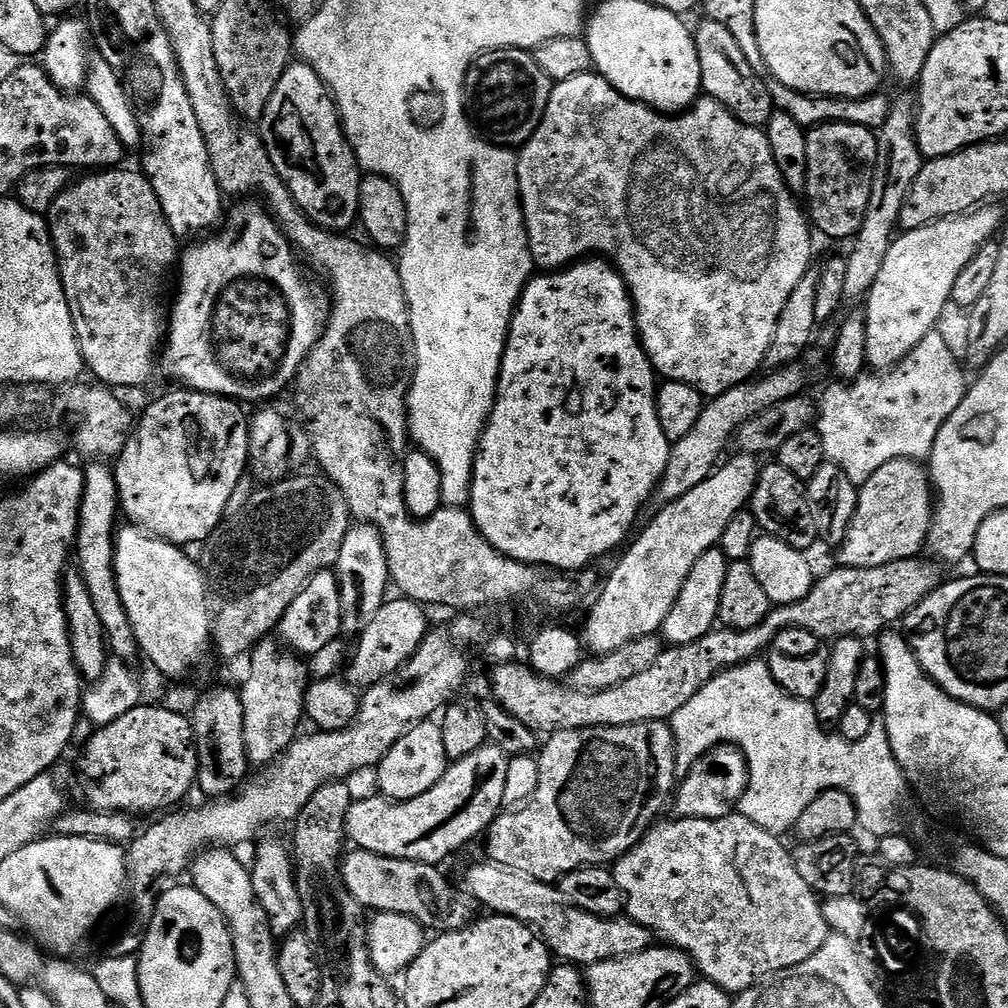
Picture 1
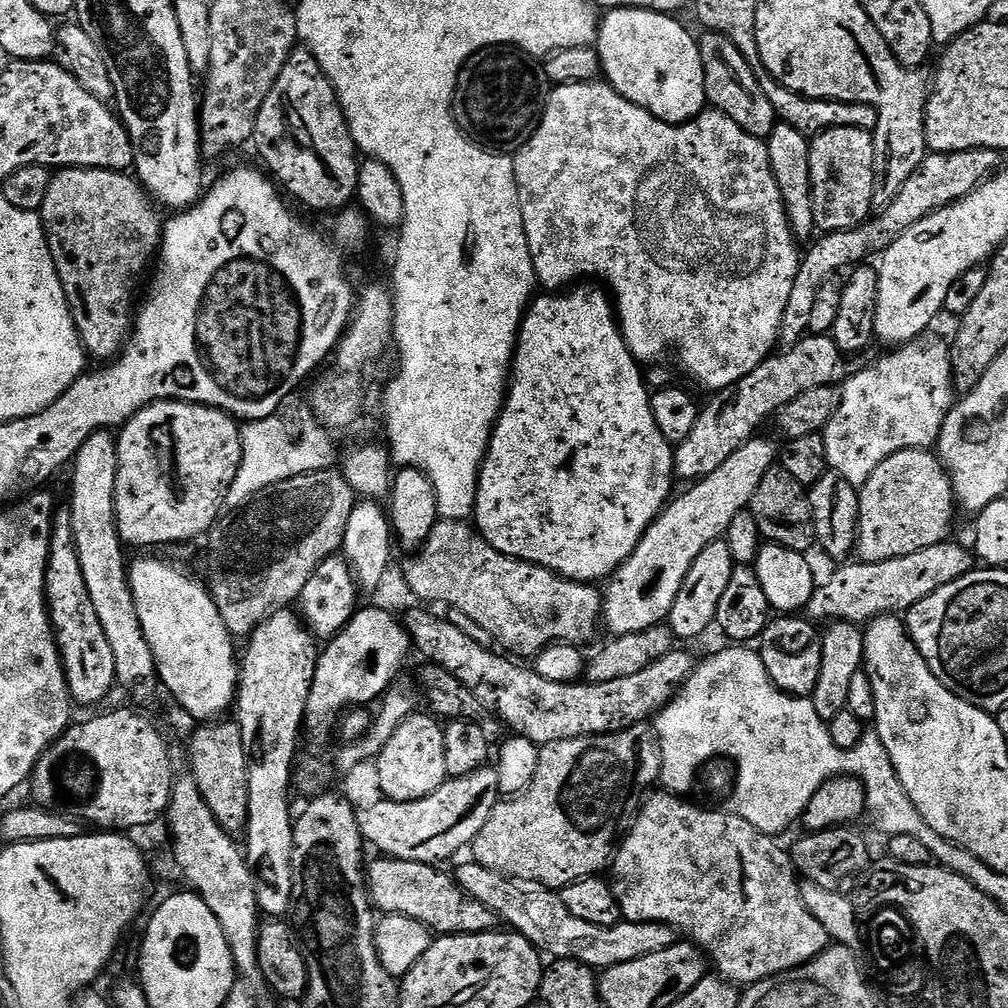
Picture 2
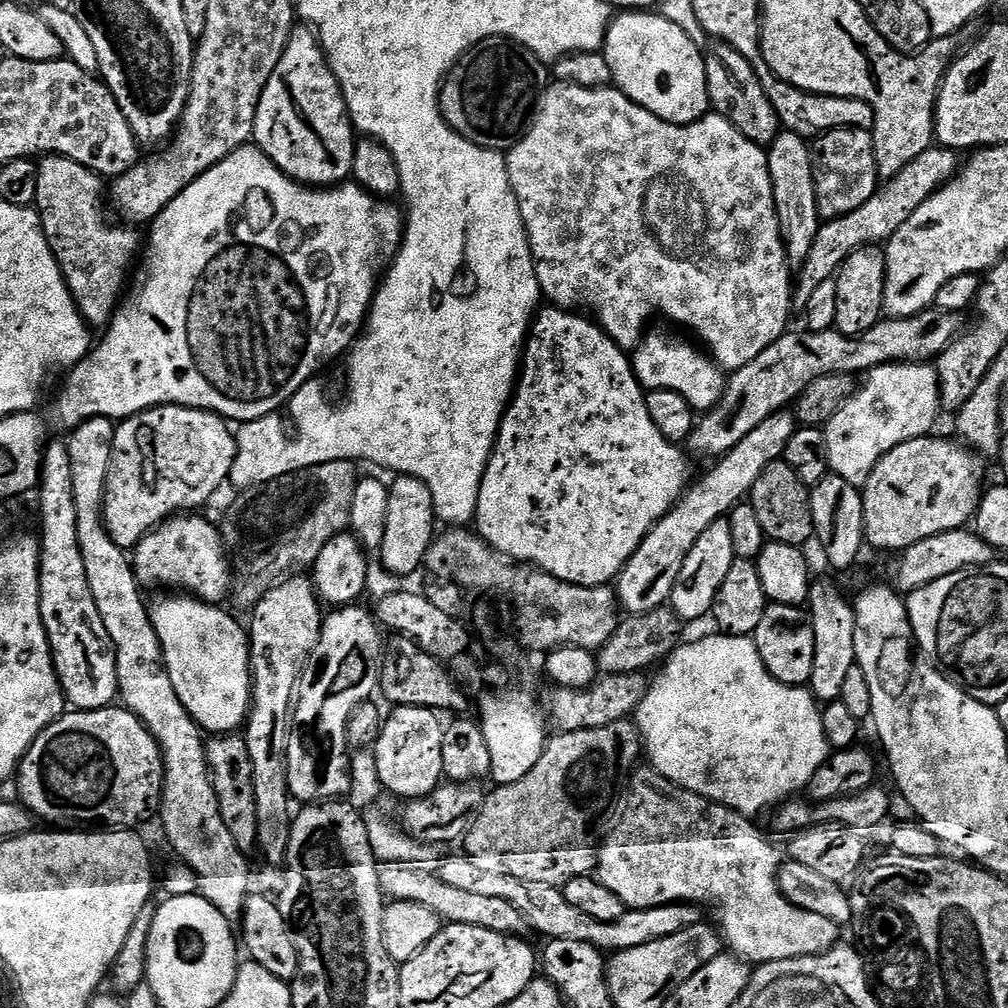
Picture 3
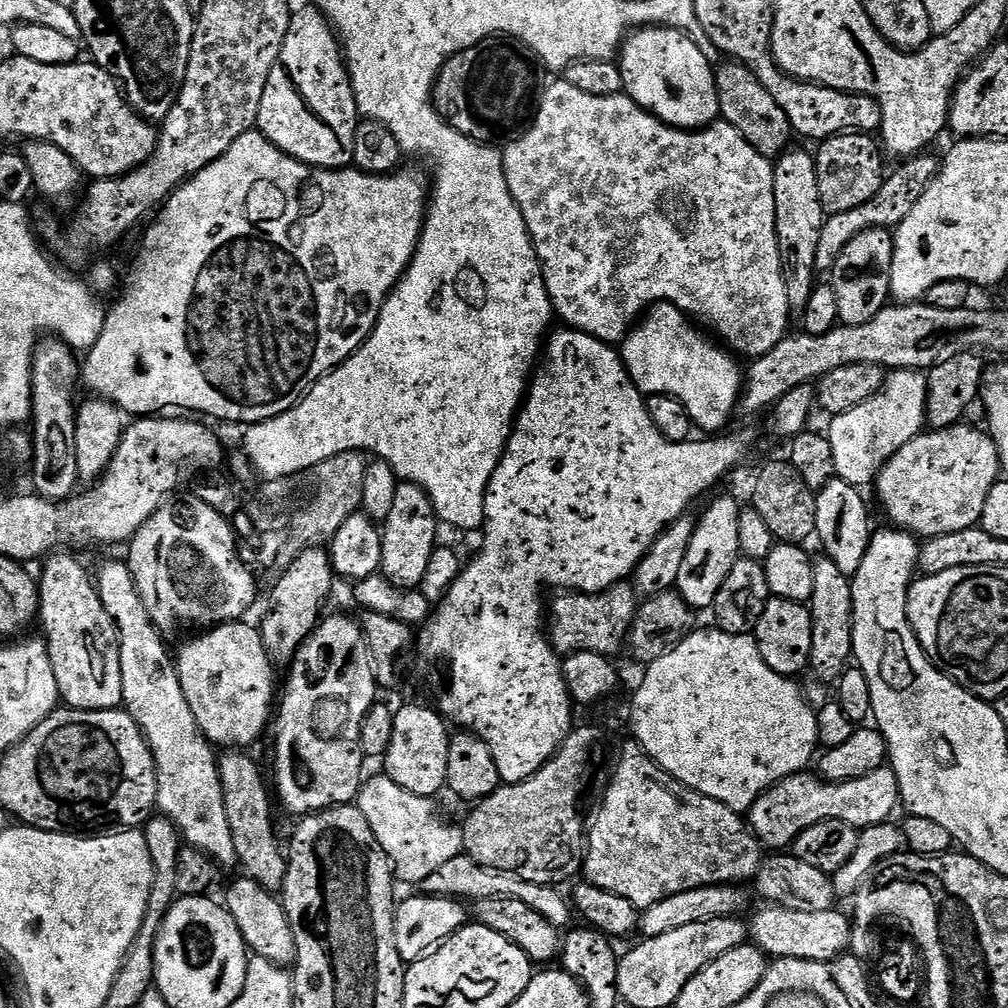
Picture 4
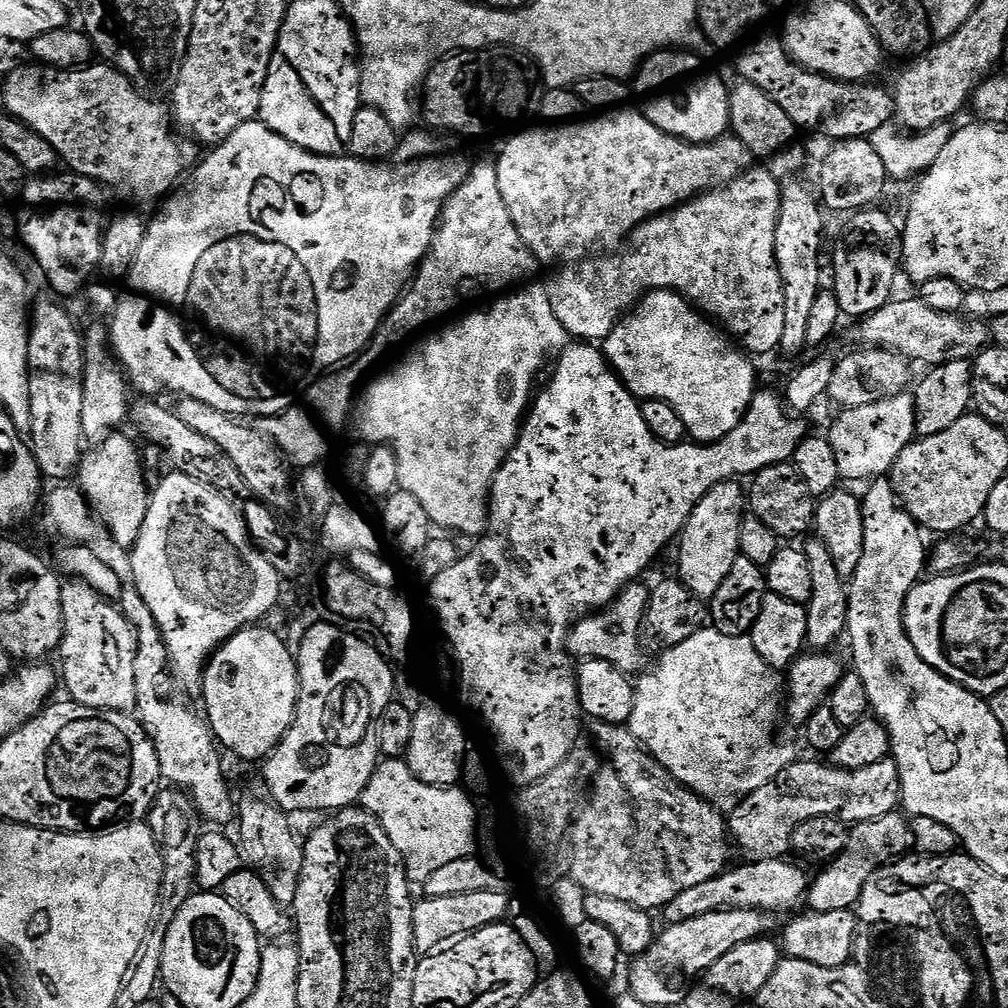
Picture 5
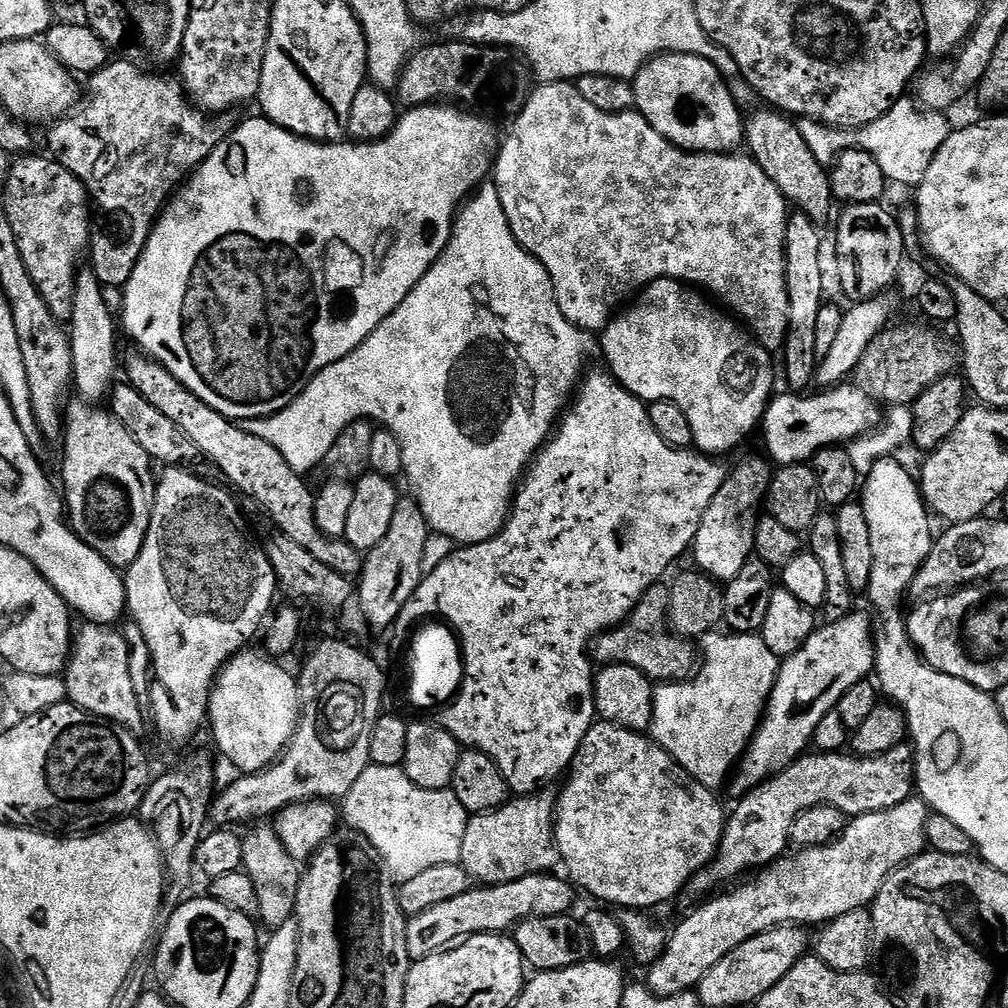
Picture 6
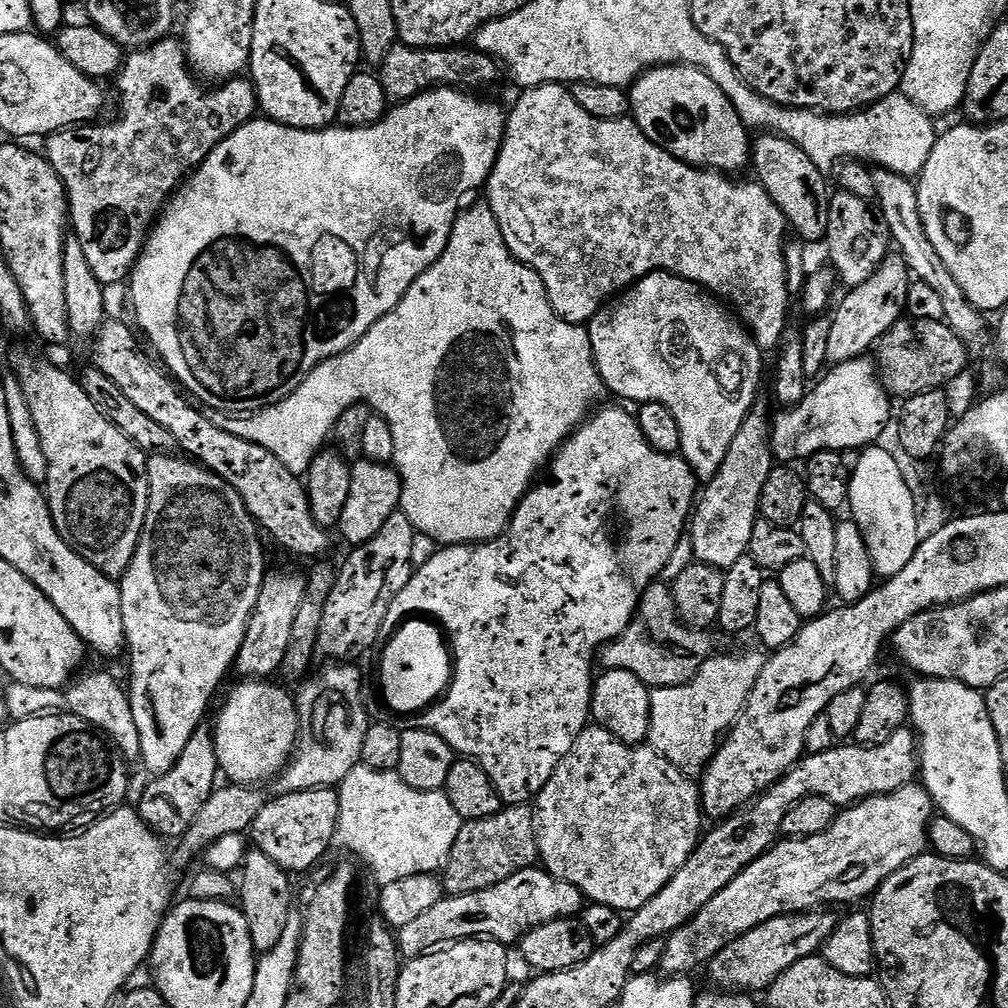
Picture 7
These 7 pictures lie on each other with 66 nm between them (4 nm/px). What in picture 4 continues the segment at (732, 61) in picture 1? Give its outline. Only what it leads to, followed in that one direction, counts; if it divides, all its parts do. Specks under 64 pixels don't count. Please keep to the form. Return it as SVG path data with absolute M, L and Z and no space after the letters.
M724 62L724 65L715 69L716 89L718 90L718 102L720 103L720 116L723 123L734 126L758 154L769 158L779 158L789 151L794 133L790 126L790 118L782 111L782 106L770 98L766 86L758 82L758 78L745 66L735 62Z

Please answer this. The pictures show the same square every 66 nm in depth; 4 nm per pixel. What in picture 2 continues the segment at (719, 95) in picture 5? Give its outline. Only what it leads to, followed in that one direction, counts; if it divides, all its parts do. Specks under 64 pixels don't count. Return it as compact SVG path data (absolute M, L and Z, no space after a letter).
M614 8L611 9L601 19L600 30L596 34L596 42L594 45L596 53L600 55L600 66L602 76L607 83L612 85L612 89L620 96L625 96L630 102L634 102L640 108L645 108L650 114L654 114L654 118L658 118L667 124L685 124L687 120L695 120L701 112L705 111L708 99L706 98L706 86L704 85L704 71L702 70L702 54L700 46L695 35L691 36L682 25L676 21L671 15L663 12L648 12L645 8Z

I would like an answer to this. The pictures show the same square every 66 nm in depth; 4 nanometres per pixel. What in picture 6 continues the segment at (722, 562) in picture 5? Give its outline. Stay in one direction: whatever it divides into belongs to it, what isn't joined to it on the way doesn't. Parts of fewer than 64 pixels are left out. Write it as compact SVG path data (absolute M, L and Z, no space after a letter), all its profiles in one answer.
M767 459L748 460L745 464L740 464L736 469L729 471L724 477L724 485L714 494L706 514L702 514L702 522L698 526L696 540L692 544L691 555L696 555L695 567L704 575L712 577L717 582L727 582L732 580L742 570L742 566L749 560L754 552L754 534L756 533L756 521L758 512L755 508L761 507L768 491L768 481L770 479L770 464Z

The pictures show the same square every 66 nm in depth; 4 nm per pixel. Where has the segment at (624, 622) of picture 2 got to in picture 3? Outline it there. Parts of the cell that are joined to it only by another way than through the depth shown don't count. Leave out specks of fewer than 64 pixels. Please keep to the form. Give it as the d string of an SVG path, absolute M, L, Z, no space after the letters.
M785 410L770 414L758 430L750 430L734 450L715 461L712 470L701 484L687 489L672 511L664 516L649 532L638 551L628 560L623 572L614 584L618 604L625 613L645 616L655 608L663 608L672 599L672 591L678 582L678 574L698 538L710 530L719 520L725 519L737 504L749 499L754 482L770 462L783 457L786 446L796 433L798 421L791 411Z

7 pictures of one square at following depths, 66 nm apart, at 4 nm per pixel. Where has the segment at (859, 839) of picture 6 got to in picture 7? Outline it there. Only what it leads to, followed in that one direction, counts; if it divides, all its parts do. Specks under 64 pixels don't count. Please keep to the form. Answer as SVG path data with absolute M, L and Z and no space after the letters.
M913 782L885 796L871 796L859 804L845 807L837 815L834 826L822 834L797 840L781 839L766 854L762 854L762 858L750 862L750 866L746 866L746 870L742 870L742 874L738 874L738 878L734 878L726 890L716 894L690 923L667 937L665 954L659 967L668 976L692 974L695 968L703 964L704 967L711 965L712 960L730 942L774 918L791 916L793 912L814 912L825 906L836 906L832 904L852 904L863 896L871 897L880 883L890 878L890 874L902 870L911 860L917 860L929 851L933 824L932 795L923 783Z

